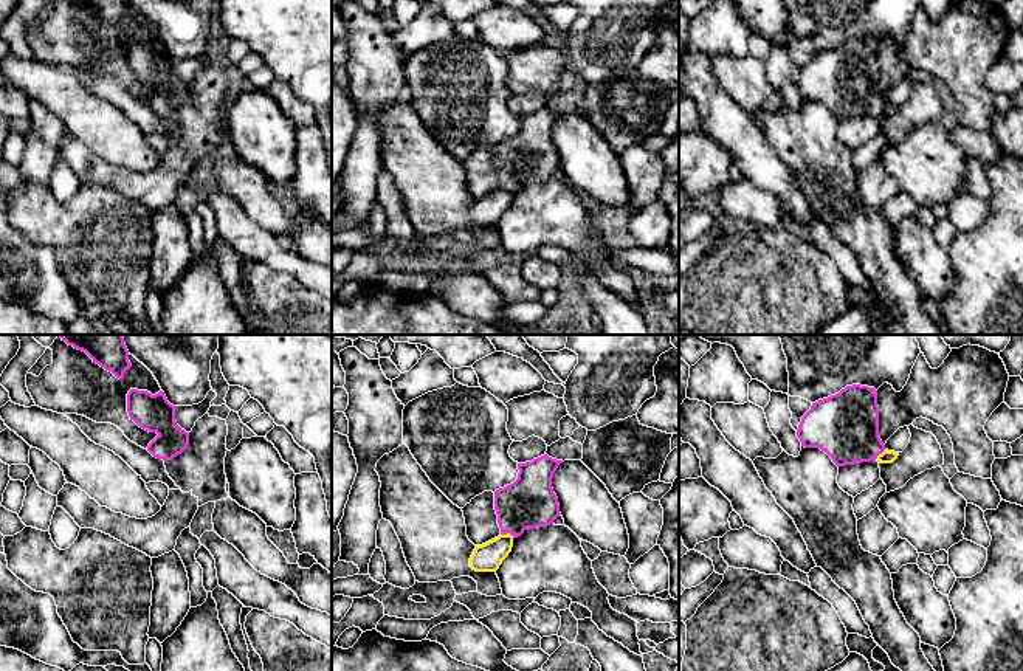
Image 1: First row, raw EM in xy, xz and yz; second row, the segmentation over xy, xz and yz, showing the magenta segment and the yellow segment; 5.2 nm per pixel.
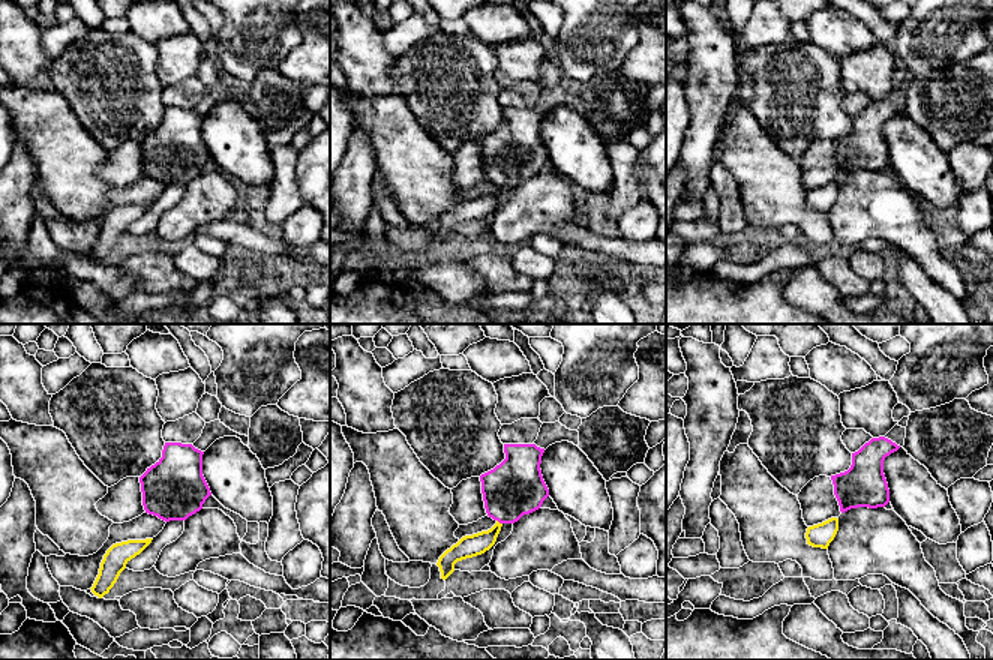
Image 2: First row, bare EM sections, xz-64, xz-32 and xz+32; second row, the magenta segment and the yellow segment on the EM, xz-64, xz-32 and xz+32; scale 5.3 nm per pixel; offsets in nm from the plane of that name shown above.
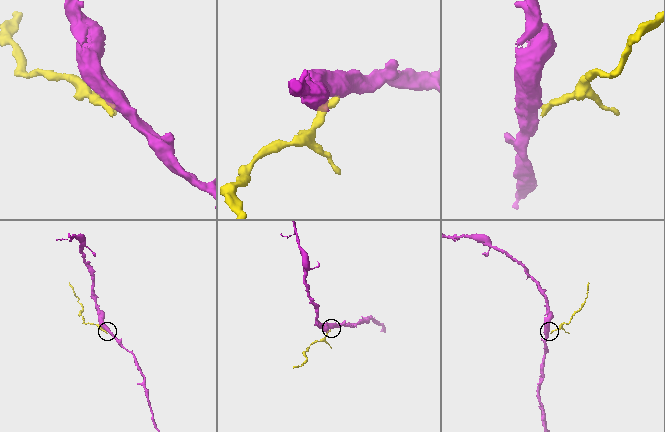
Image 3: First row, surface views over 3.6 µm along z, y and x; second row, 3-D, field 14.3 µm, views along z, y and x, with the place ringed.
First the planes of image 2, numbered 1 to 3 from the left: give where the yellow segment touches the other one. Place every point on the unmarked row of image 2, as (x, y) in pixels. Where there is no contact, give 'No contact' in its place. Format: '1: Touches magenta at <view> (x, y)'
1: No contact
2: Touches magenta at xz-32 (500, 186)
3: No contact

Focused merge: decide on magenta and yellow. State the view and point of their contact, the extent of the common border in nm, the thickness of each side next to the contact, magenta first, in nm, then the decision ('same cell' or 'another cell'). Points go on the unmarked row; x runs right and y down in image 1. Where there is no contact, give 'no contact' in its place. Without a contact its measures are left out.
xz (507, 185) | 70 nm | 260/150 nm | another cell

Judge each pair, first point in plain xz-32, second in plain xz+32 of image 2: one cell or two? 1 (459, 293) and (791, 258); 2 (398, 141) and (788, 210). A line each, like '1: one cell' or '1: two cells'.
1: two cells
2: one cell

